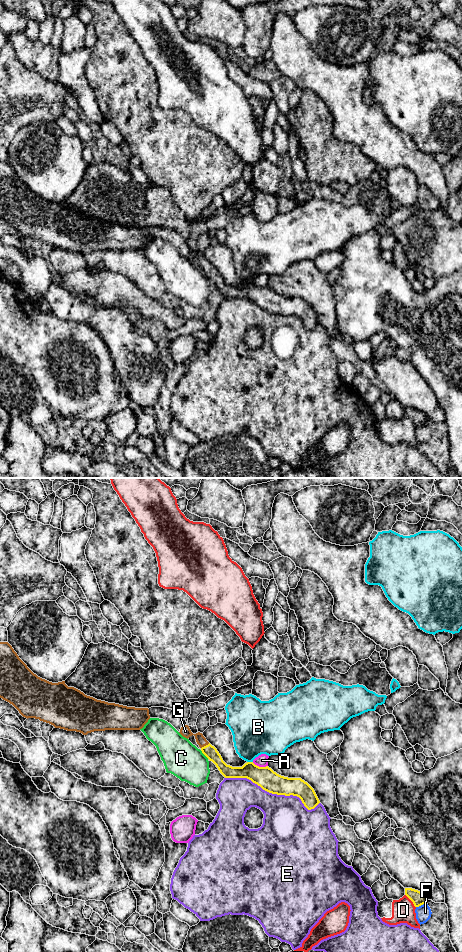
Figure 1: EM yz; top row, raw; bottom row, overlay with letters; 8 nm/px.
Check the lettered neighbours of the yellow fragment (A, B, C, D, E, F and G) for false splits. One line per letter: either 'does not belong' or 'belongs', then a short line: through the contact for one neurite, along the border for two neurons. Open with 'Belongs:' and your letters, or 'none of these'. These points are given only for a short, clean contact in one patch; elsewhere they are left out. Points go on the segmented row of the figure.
Belongs: G
A: does not belong
B: does not belong; line yz (247, 761), (252, 762)
C: does not belong
D: does not belong
E: does not belong
F: does not belong
G: belongs; line yz (209, 751), (206, 745), (196, 735), (185, 731)

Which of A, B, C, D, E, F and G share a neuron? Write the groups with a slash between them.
A / B / C / D / E / F / G

